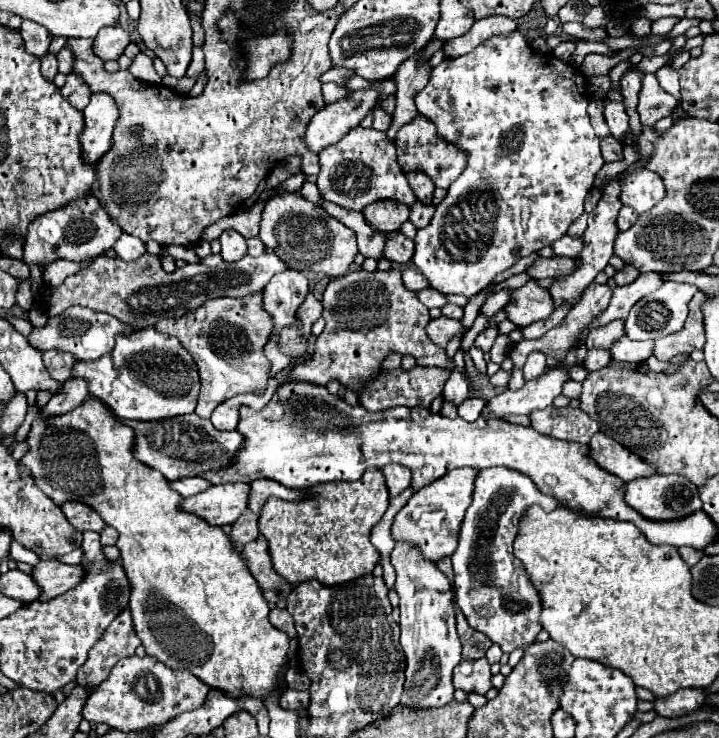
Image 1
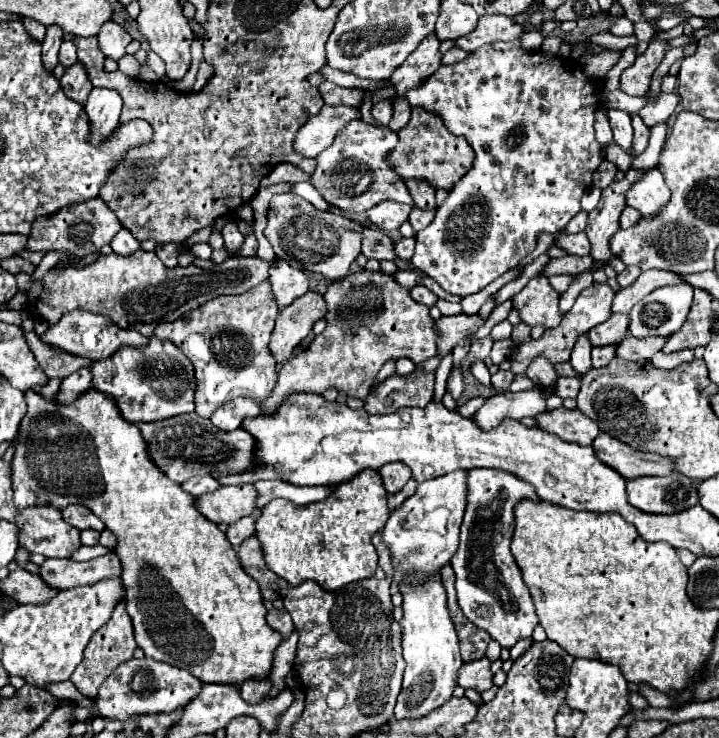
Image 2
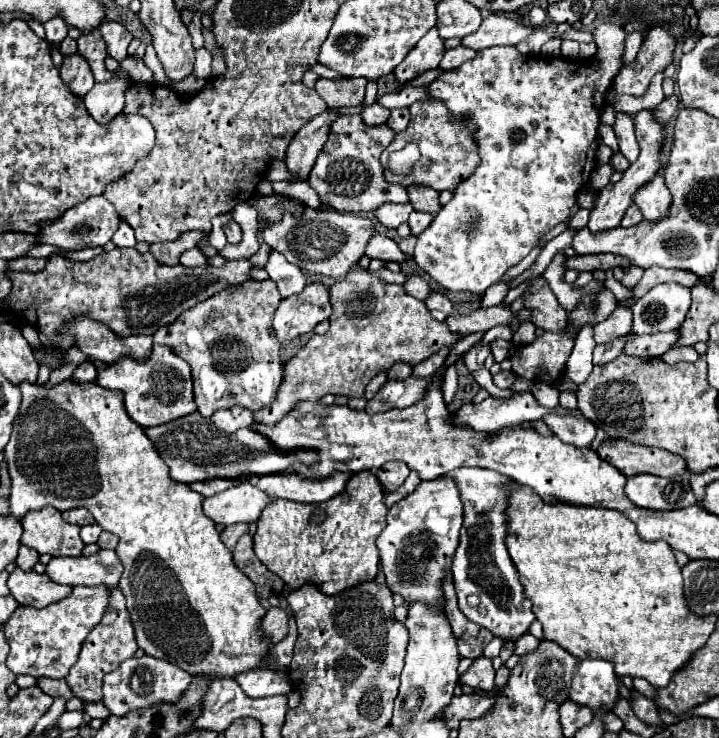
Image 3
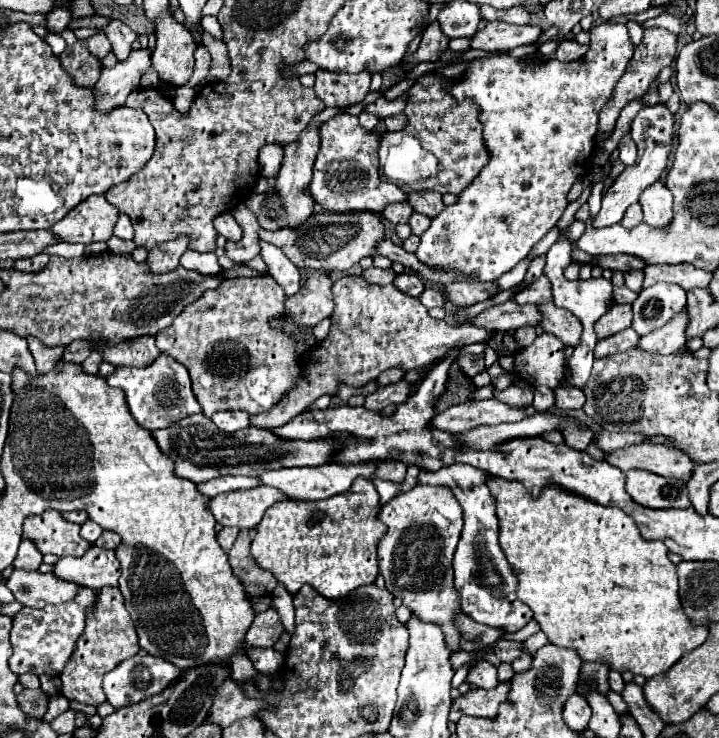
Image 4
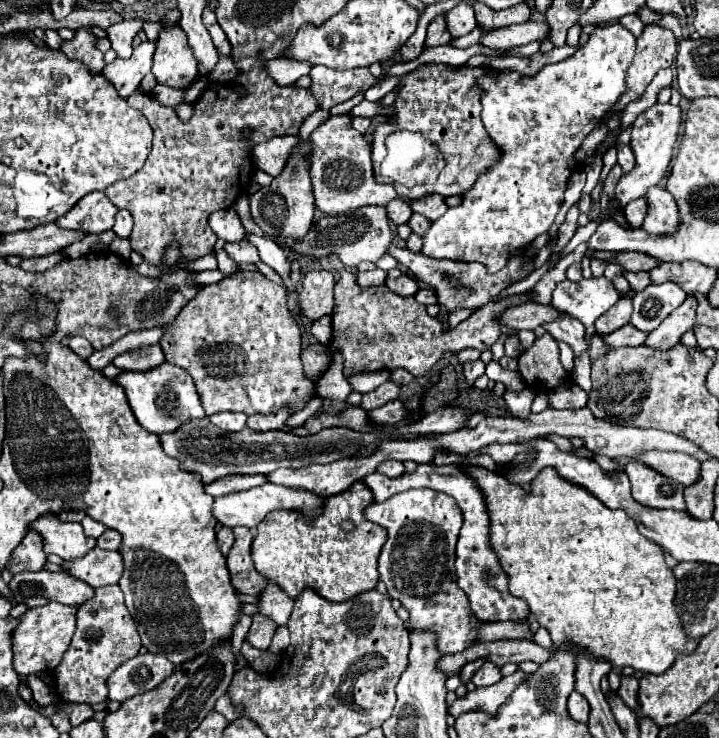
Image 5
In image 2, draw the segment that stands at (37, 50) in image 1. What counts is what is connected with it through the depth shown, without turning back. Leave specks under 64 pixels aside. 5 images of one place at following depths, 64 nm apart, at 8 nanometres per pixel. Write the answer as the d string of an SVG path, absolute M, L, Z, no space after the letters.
M24 18L22 22L24 22L24 26L26 26L26 30L28 30L28 34L32 38L36 38L36 40L42 40L44 38L44 26L42 24L38 24L38 22L30 20L30 18Z

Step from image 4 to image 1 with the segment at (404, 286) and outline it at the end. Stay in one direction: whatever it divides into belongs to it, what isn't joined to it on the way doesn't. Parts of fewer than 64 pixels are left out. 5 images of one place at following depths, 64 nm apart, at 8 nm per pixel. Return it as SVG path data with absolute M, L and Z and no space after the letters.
M434 288L418 290L418 292L416 292L416 296L418 296L418 300L420 300L426 308L442 308L442 306L446 304L444 296L442 296L438 290L434 290Z

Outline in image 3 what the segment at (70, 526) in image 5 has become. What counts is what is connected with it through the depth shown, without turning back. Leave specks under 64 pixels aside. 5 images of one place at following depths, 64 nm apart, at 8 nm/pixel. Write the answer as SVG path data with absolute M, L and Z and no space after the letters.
M42 508L32 510L22 518L24 526L24 538L22 544L34 548L38 554L50 554L50 556L82 556L84 542L80 540L80 528L74 524L68 524L62 520L60 512L56 508Z

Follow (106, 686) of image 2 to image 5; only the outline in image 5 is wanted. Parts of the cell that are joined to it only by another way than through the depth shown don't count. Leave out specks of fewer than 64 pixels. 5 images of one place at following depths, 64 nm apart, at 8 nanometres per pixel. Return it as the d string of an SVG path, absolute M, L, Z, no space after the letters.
M138 654L136 658L124 662L108 678L108 698L124 702L130 696L142 694L158 686L164 678L174 672L174 664L162 654Z

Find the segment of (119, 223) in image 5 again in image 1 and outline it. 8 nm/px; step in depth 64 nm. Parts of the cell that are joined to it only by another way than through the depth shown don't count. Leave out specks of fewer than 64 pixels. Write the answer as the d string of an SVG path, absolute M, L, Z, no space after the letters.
M126 232L118 238L118 242L114 244L114 250L116 250L116 254L118 254L122 260L128 260L128 262L140 258L140 256L146 252L144 242L142 242L140 238L132 238L132 236L126 234Z

